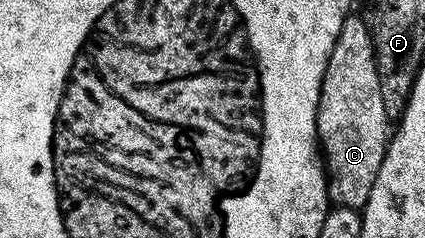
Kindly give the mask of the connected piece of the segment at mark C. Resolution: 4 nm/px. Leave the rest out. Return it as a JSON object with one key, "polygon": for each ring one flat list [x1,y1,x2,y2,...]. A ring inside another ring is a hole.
{"polygon":[[347,16,330,52,328,67,324,71,324,79,320,87,316,127,318,144,326,167,326,190,331,202,344,209,361,211,368,203,368,195,372,192,372,183,376,183,376,175,380,175,380,163,384,163,386,147,392,136,392,119,384,111,384,95,380,95,380,79,378,64,374,58,371,26,369,24,366,26,360,18,354,16]]}

